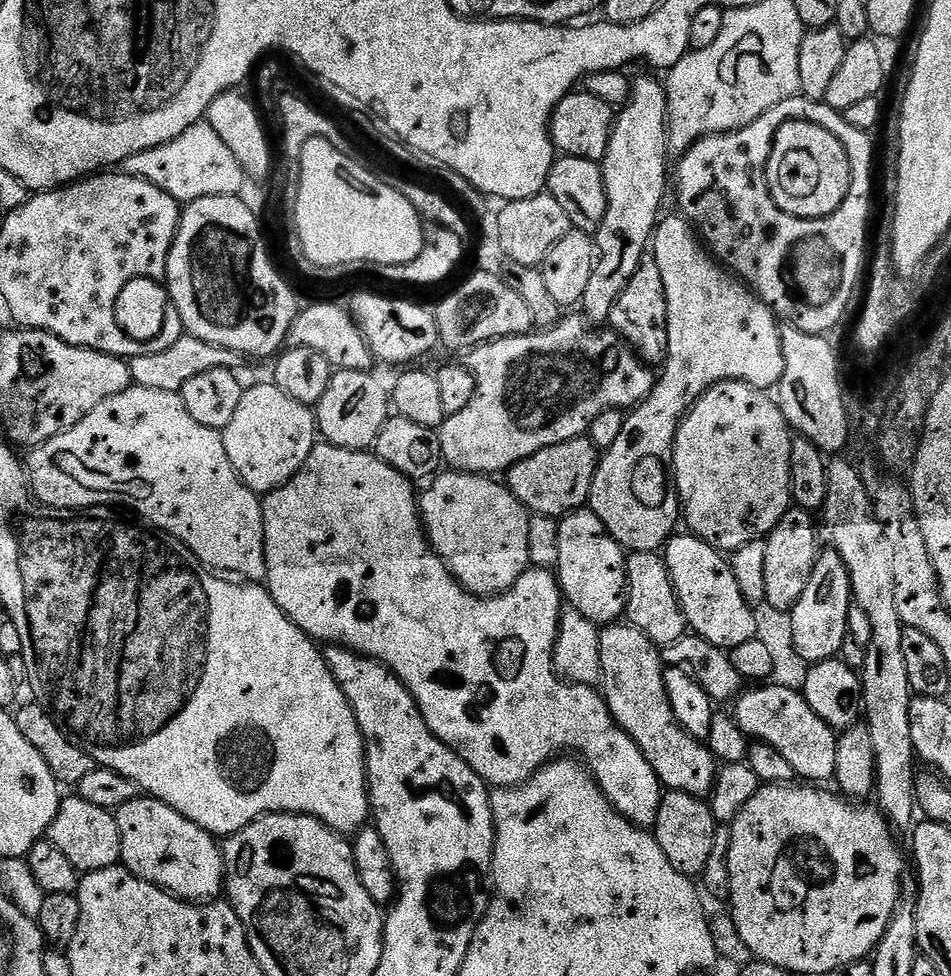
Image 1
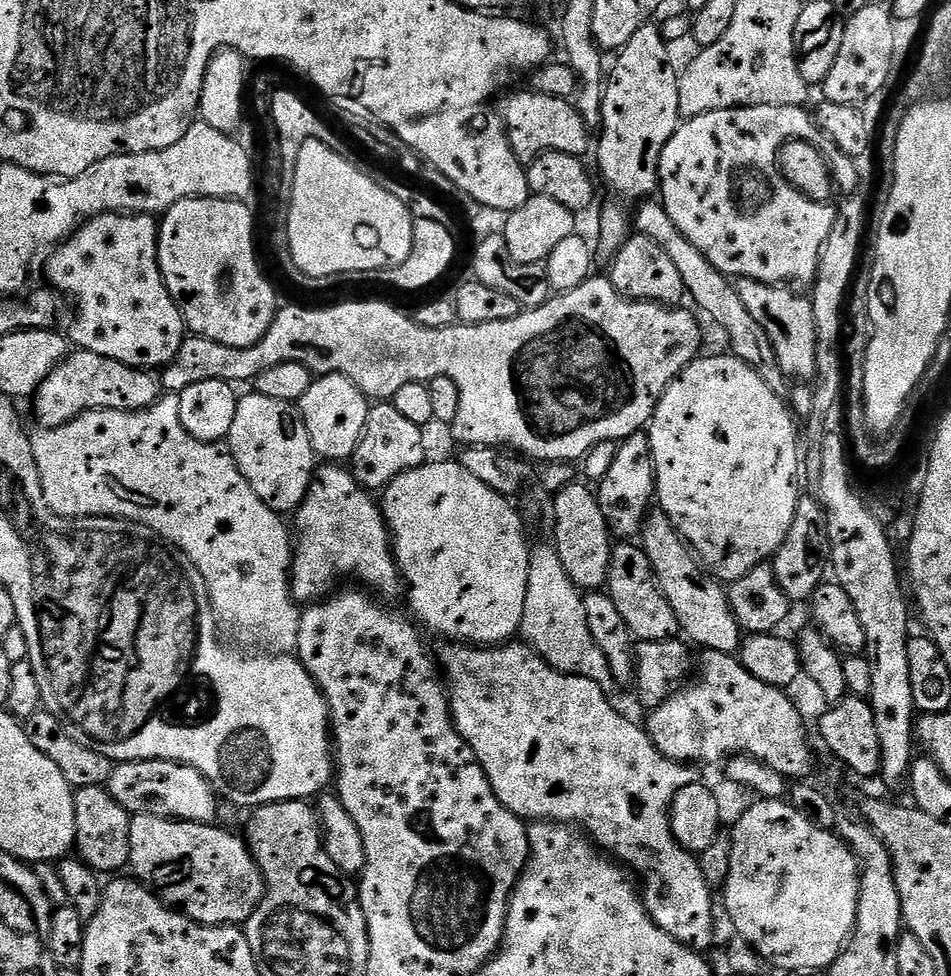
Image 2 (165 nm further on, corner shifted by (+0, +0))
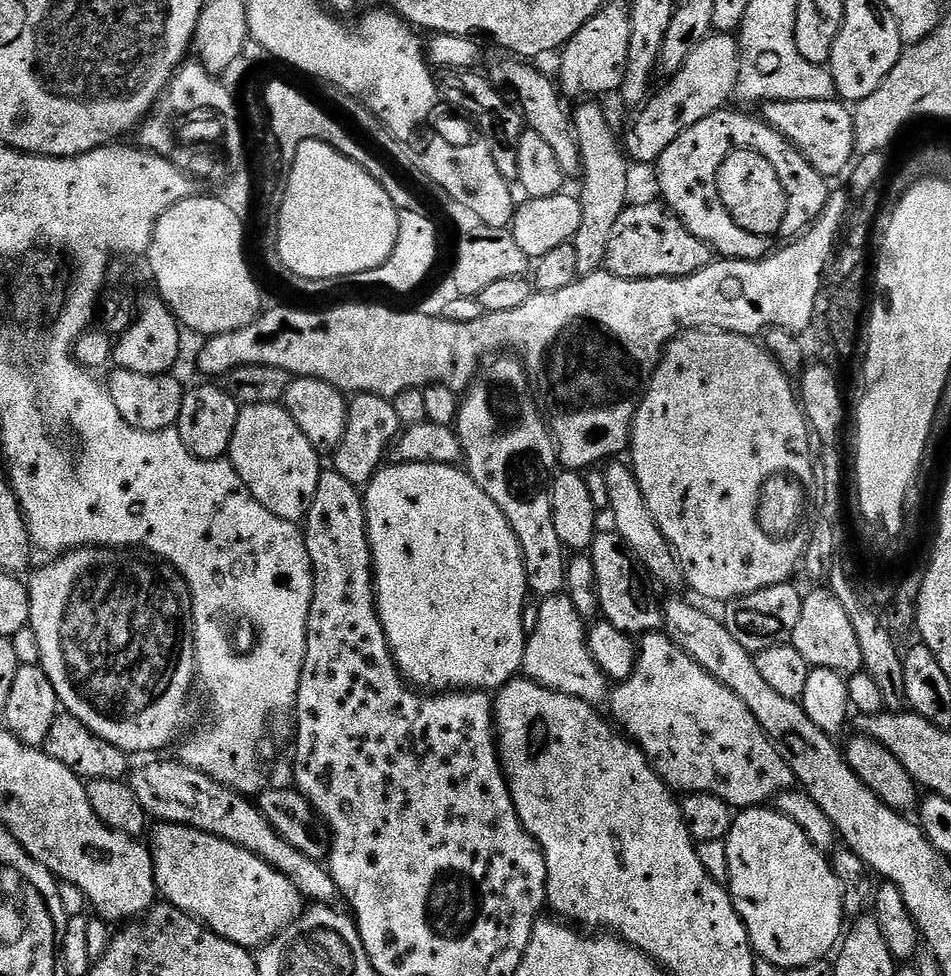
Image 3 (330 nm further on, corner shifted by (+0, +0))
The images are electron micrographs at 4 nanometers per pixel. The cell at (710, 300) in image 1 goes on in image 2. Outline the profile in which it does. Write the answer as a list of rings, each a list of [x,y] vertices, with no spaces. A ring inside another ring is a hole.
[[[635,432],[630,438],[619,441],[610,472],[598,481],[598,495],[602,514],[617,537],[636,538],[641,535],[644,519],[648,517],[656,495],[656,467],[652,461],[652,447],[644,432]]]

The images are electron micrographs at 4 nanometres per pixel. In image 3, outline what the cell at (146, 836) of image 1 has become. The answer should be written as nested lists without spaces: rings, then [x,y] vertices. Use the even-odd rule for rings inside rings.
[[[161,823],[156,833],[151,833],[150,851],[156,871],[156,887],[159,895],[172,907],[182,910],[187,916],[195,916],[205,928],[222,938],[249,950],[259,950],[268,941],[284,932],[304,913],[306,901],[286,874],[278,874],[262,858],[244,848],[234,846],[208,832],[200,832],[187,824]]]

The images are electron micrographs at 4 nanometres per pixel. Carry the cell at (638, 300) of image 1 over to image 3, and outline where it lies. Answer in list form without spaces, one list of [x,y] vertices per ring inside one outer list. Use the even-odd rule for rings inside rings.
[[[660,202],[634,204],[618,214],[618,222],[614,222],[610,230],[610,242],[606,246],[604,259],[606,271],[627,280],[683,278],[712,263],[714,253],[711,246],[694,238],[694,234],[686,230],[680,217],[671,208]]]

